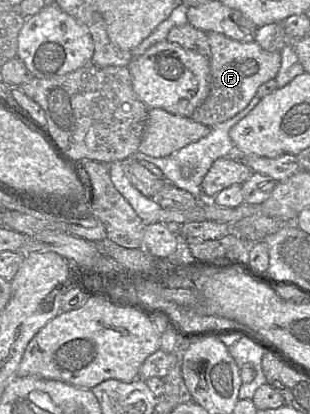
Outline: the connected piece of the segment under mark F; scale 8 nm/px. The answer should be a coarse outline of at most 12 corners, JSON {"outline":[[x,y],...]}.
{"outline":[[208,32],[209,90],[191,118],[212,127],[277,76],[280,52]]}

